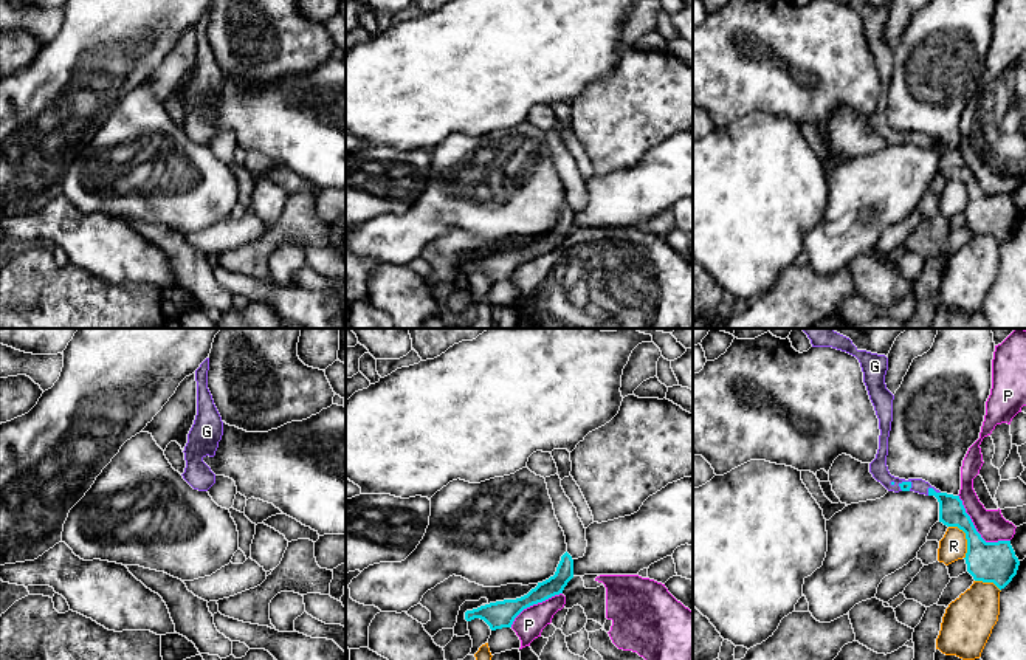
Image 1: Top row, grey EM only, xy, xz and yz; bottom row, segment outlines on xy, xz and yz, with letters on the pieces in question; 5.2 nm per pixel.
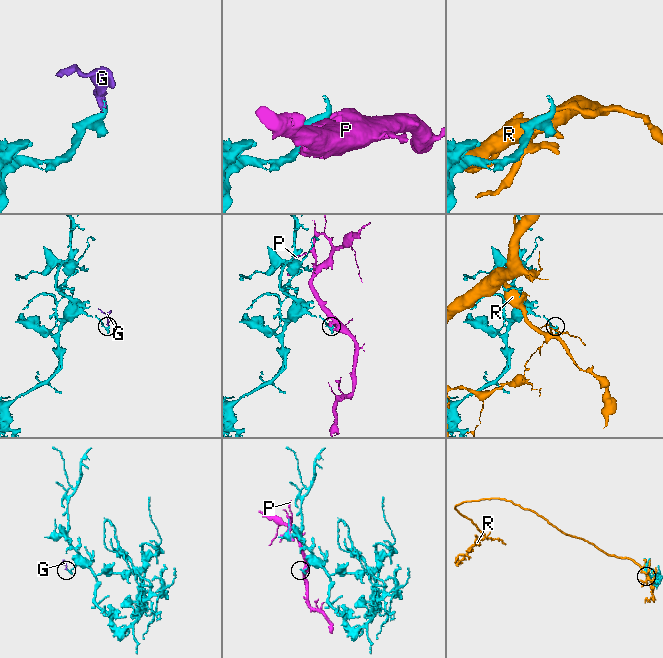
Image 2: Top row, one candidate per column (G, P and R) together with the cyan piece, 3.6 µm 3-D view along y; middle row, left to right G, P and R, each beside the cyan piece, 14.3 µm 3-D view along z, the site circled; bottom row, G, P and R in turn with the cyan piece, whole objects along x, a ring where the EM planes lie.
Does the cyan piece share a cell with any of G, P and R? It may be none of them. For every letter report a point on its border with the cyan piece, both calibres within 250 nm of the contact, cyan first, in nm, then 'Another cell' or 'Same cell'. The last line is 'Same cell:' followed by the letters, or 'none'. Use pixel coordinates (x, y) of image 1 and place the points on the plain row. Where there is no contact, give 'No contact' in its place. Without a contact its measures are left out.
G: Touches cyan at yz (933, 143). Thickness 140 nm (cyan) against 80 nm. Same cell
P: Touches cyan at yz (975, 183). Thickness 220 nm (cyan) against 150 nm. Another cell
R: Touches cyan at yz (966, 191). Thickness 220 nm (cyan) against 140 nm. Another cell
Same cell: G

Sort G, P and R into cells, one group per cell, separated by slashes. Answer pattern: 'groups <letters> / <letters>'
groups G / P / R

